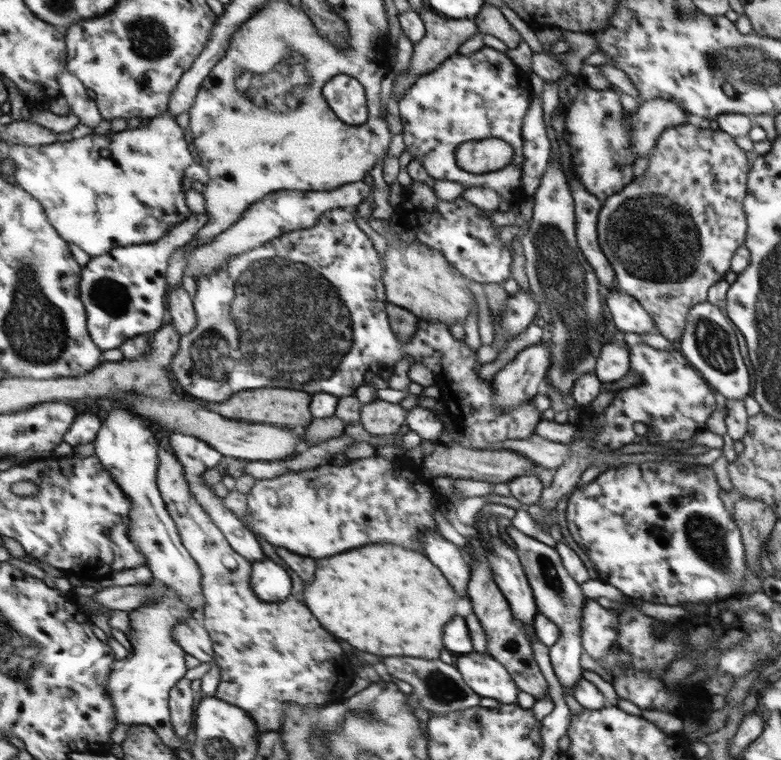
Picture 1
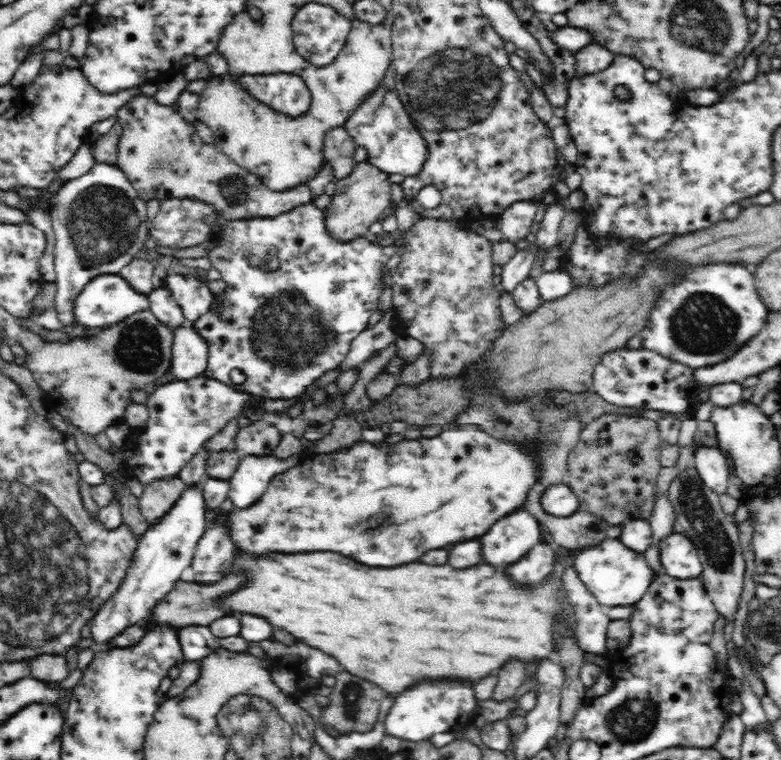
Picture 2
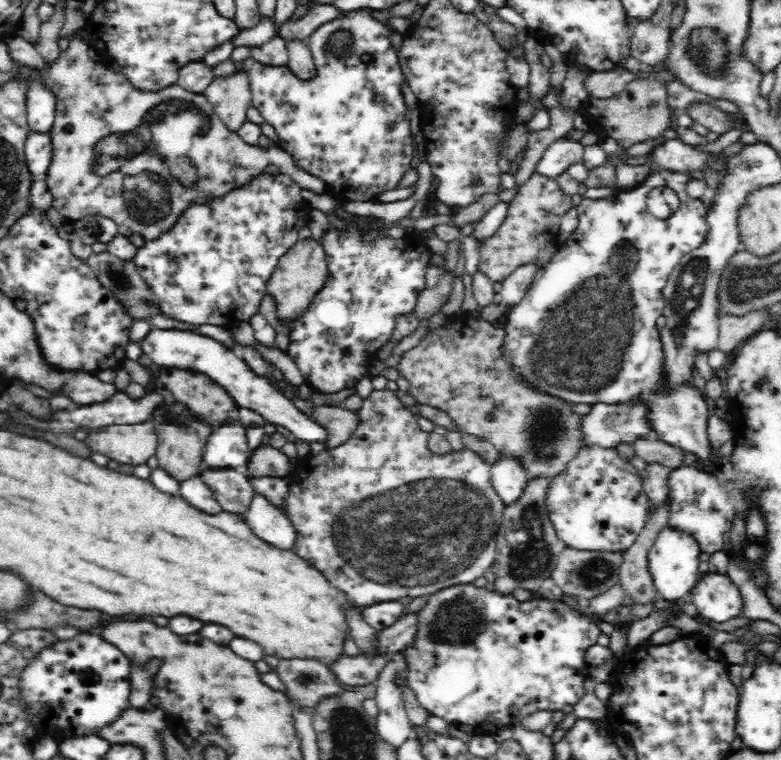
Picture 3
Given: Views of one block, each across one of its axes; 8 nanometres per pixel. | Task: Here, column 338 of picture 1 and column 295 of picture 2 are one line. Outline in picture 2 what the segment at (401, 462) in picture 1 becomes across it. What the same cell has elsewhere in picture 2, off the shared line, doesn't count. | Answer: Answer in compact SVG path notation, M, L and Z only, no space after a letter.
M466 424L457 428L445 428L442 434L434 437L419 437L417 439L404 439L399 443L389 444L386 442L372 444L368 441L359 441L338 452L316 453L314 458L306 458L304 464L299 462L278 474L273 480L264 496L260 496L260 500L256 504L252 504L250 508L236 508L236 512L230 512L224 520L228 532L230 532L230 540L236 546L238 552L242 554L250 554L250 556L264 556L264 554L272 554L272 552L280 552L280 554L304 554L304 552L338 552L344 556L350 556L356 562L368 564L368 566L396 566L396 564L408 564L412 560L418 560L426 550L430 548L444 548L446 544L456 544L460 540L468 540L468 538L476 538L482 536L486 530L494 524L498 519L504 518L506 515L518 511L524 507L524 502L530 494L532 488L542 488L541 482L541 466L540 466L540 450L544 450L544 446L539 442L532 444L522 444L518 440L508 440L508 437L494 438L488 432L482 432L476 424Z

